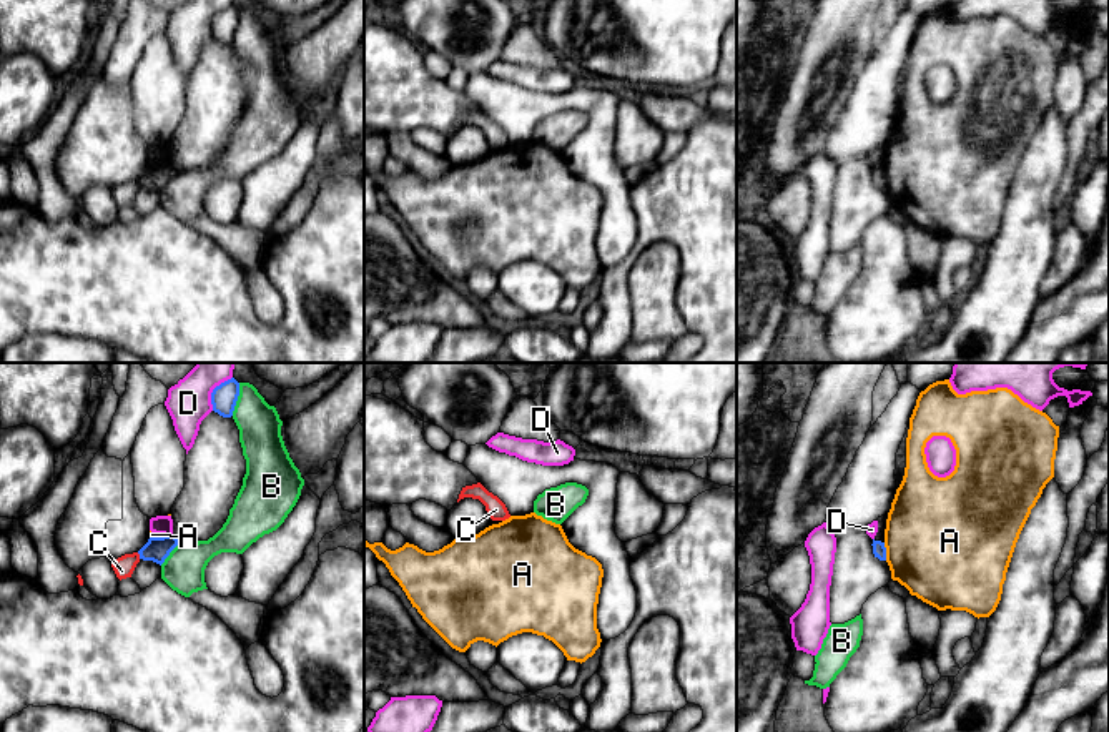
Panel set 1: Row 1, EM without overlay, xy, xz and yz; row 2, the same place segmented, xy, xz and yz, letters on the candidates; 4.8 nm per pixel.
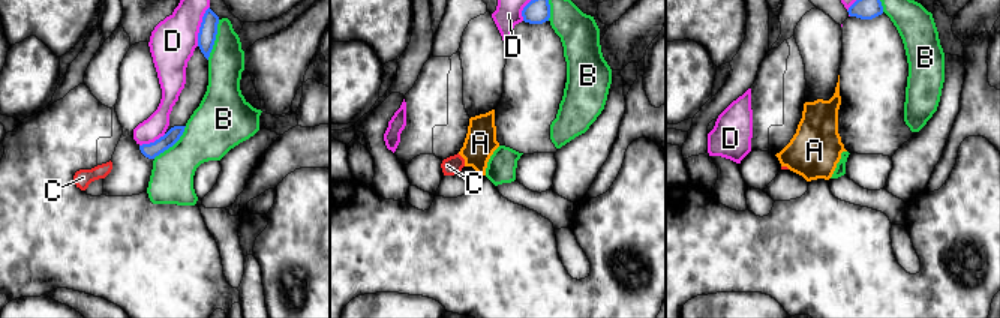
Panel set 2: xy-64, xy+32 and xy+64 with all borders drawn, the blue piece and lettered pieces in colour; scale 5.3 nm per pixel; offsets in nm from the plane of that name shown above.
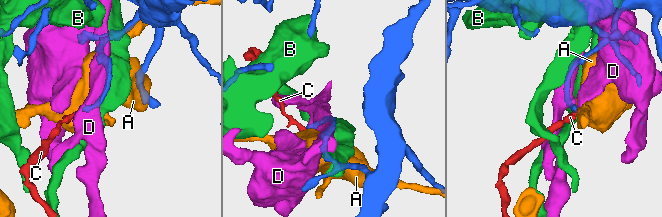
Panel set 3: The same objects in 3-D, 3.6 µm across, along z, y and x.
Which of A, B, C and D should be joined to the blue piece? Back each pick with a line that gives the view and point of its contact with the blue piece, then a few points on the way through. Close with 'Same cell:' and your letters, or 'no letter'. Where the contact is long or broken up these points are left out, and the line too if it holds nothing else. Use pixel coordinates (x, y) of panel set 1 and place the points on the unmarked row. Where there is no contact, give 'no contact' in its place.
Same cell: no letter

